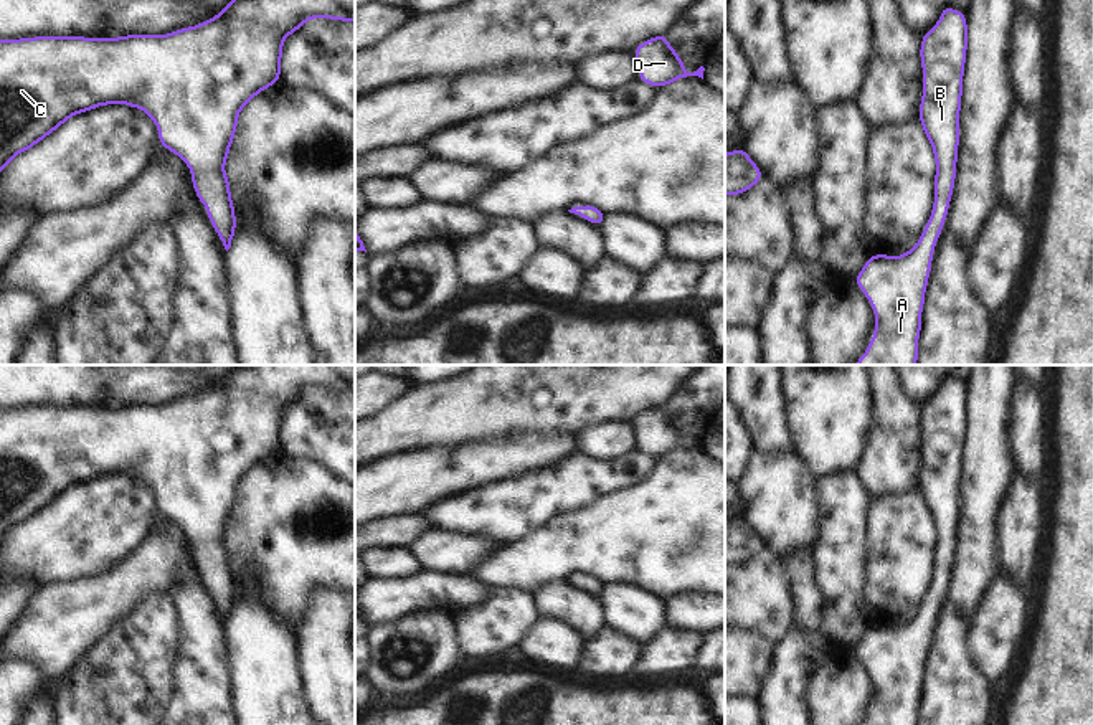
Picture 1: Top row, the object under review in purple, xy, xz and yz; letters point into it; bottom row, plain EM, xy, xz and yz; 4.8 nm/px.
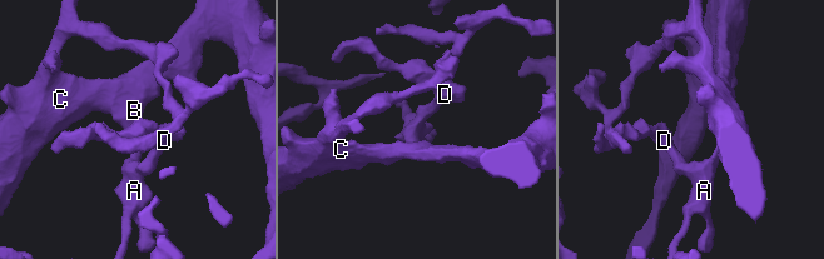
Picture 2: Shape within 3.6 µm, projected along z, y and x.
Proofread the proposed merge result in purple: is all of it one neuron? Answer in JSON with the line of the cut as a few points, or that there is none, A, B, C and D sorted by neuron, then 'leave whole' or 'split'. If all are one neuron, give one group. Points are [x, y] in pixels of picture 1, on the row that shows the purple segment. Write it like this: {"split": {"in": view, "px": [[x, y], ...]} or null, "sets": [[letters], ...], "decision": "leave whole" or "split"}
{"split": null, "sets": [["A", "B", "C", "D"]], "decision": "leave whole"}

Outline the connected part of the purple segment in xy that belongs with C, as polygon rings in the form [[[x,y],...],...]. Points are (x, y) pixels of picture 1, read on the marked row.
[[[231,0],[215,18],[168,35],[0,40],[0,173],[13,157],[30,150],[79,112],[107,104],[142,109],[155,122],[160,145],[188,165],[196,198],[206,205],[208,220],[228,251],[236,231],[236,211],[225,163],[234,140],[238,116],[254,96],[281,81],[284,40],[310,18],[355,21],[355,0]]]

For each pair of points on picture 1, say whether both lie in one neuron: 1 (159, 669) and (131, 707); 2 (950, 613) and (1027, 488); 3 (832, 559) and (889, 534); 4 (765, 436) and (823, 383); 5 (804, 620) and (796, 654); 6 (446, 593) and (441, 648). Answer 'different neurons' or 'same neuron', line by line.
1: same neuron
2: different neurons
3: different neurons
4: different neurons
5: different neurons
6: different neurons

